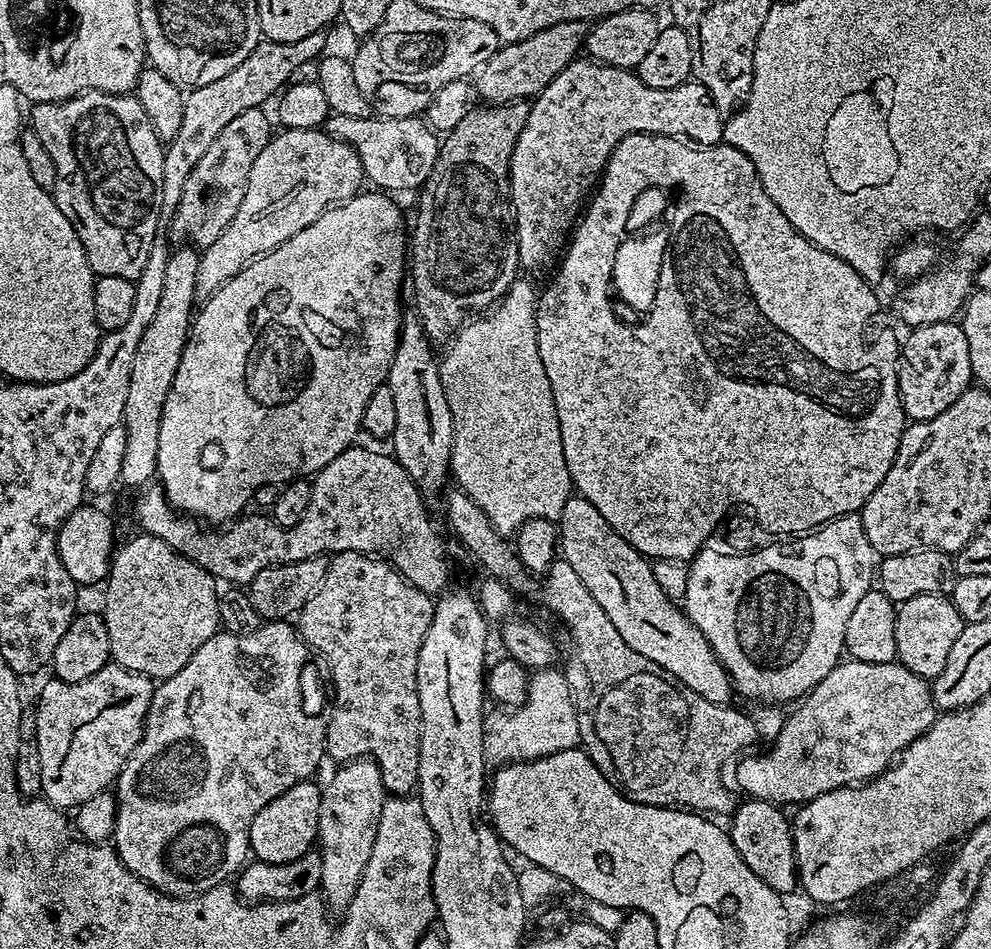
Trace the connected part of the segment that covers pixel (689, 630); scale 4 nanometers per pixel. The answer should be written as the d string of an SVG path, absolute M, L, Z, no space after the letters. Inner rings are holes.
M573 494L563 507L558 521L558 548L562 559L574 566L586 590L594 594L594 602L606 610L606 618L614 622L614 630L622 634L630 650L638 650L638 654L650 658L650 662L658 662L662 670L702 694L706 702L727 705L731 701L728 699L734 696L734 685L702 630L698 630L687 611L664 592L653 565L634 550L626 538L617 534L614 526L590 506L585 496Z

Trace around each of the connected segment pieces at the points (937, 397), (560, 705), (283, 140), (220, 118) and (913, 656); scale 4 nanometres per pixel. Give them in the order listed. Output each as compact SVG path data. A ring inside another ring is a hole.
M950 320L924 324L907 334L900 345L896 374L904 415L912 422L938 418L938 414L945 412L973 383L966 334L959 323Z
M555 667L533 671L526 685L527 692L528 697L517 712L502 717L500 724L489 723L485 727L484 755L491 763L493 760L493 765L540 760L543 756L552 756L580 744L578 714L572 705L572 687L568 685L563 671Z
M319 127L284 128L277 131L262 150L262 154L258 154L258 159L250 169L246 198L242 198L242 206L238 206L234 222L230 222L230 226L222 230L218 242L200 252L197 297L213 296L220 289L220 285L230 282L230 278L238 275L246 265L263 256L265 252L271 252L294 234L298 234L298 230L306 230L306 226L310 226L310 222L317 220L326 209L351 200L361 191L365 180L359 157L345 140L334 138Z
M315 32L306 34L306 38L298 38L296 44L261 39L260 43L254 46L252 53L242 58L242 62L238 62L234 70L230 70L230 74L216 79L215 82L206 82L206 86L198 86L185 95L182 126L164 150L161 221L170 222L174 218L176 207L182 198L182 186L186 186L186 178L194 170L198 158L202 158L202 154L210 150L210 142L214 142L214 138L218 138L218 134L222 134L226 125L238 118L238 114L267 105L267 100L272 95L273 99L295 77L292 75L303 64L311 65L325 51L324 38L324 32Z
M922 594L918 598L903 600L896 609L894 622L896 660L906 665L914 674L921 676L923 680L935 680L938 674L942 674L942 670L946 670L946 658L950 658L950 650L954 650L954 642L958 642L958 634L962 634L965 623L947 595Z

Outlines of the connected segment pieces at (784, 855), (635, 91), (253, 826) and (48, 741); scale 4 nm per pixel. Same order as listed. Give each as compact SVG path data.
M745 799L737 807L736 811L730 816L732 828L730 835L738 854L770 886L775 892L789 894L788 892L797 891L798 873L796 870L796 851L792 841L792 825L789 817L784 817L777 805L770 803L769 800Z
M577 58L571 64L566 65L562 70L562 74L558 74L558 78L554 78L554 82L550 82L550 86L546 86L540 91L540 95L531 101L528 117L526 118L526 126L522 130L522 134L512 151L512 166L510 169L512 177L512 207L516 218L516 241L518 242L521 269L525 273L527 271L536 272L539 268L550 267L549 269L551 269L561 259L562 253L565 251L566 245L569 243L570 237L582 215L582 209L585 207L585 205L583 206L584 199L587 196L589 199L590 193L597 187L598 181L603 177L608 159L612 157L613 150L618 146L618 142L622 142L622 138L626 138L631 132L651 132L662 136L683 138L696 146L719 144L724 138L724 121L725 117L720 115L718 106L708 92L708 88L701 84L689 82L674 86L670 90L658 90L654 86L646 86L642 83L635 71L627 68L611 68L609 64L599 63L591 58Z
M304 780L300 784L290 786L274 802L262 806L258 814L254 814L254 822L250 822L248 831L248 847L251 855L261 864L285 864L294 858L302 858L317 843L318 814L320 813L321 785L312 780Z
M109 662L82 682L66 682L49 678L40 688L34 719L41 759L41 786L43 799L53 808L76 810L87 799L105 791L119 777L132 751L144 735L144 720L152 701L154 684L149 677L132 672L121 664Z

